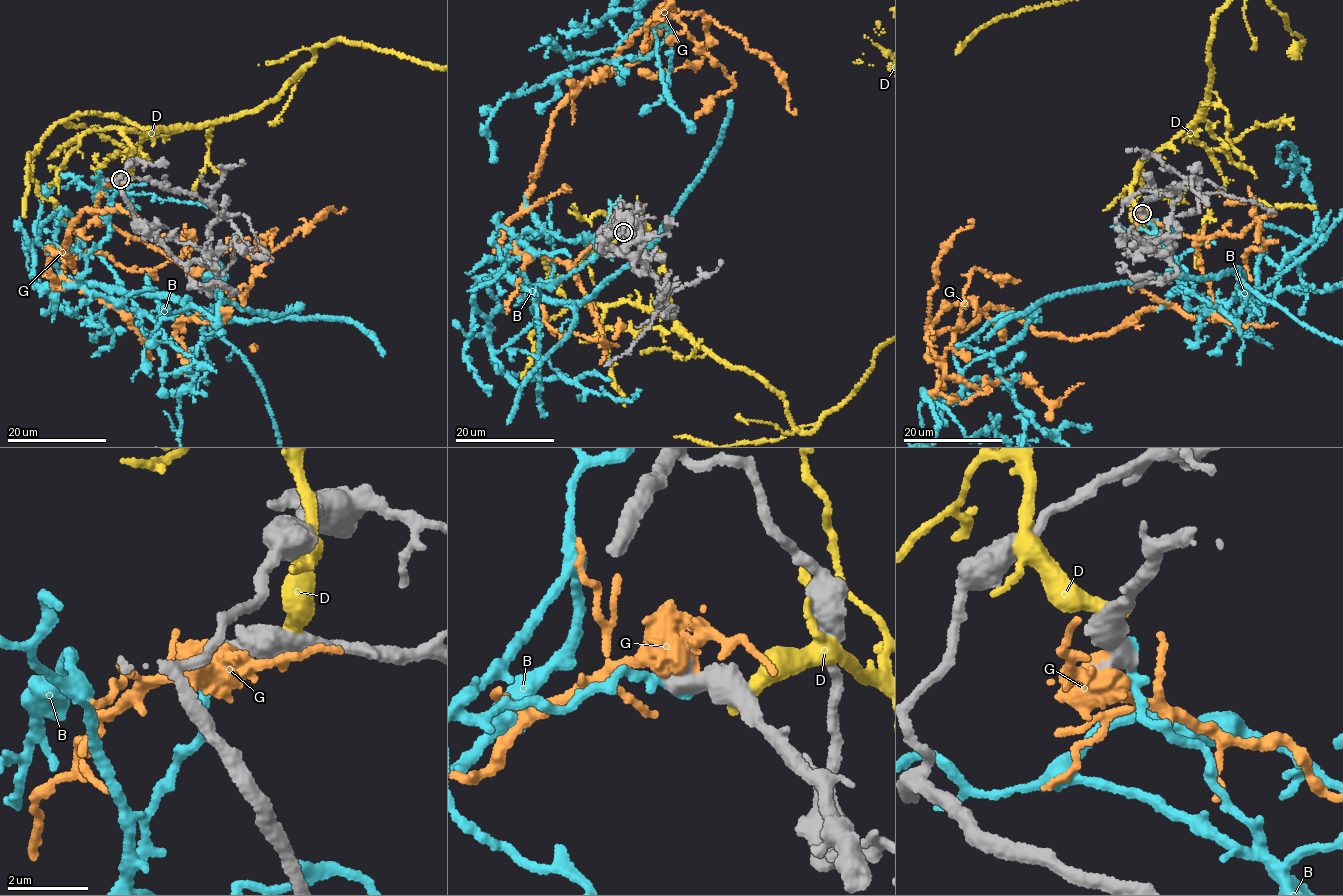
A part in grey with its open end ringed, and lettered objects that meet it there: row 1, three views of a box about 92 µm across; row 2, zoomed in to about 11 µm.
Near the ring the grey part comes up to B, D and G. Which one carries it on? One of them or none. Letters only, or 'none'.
none

